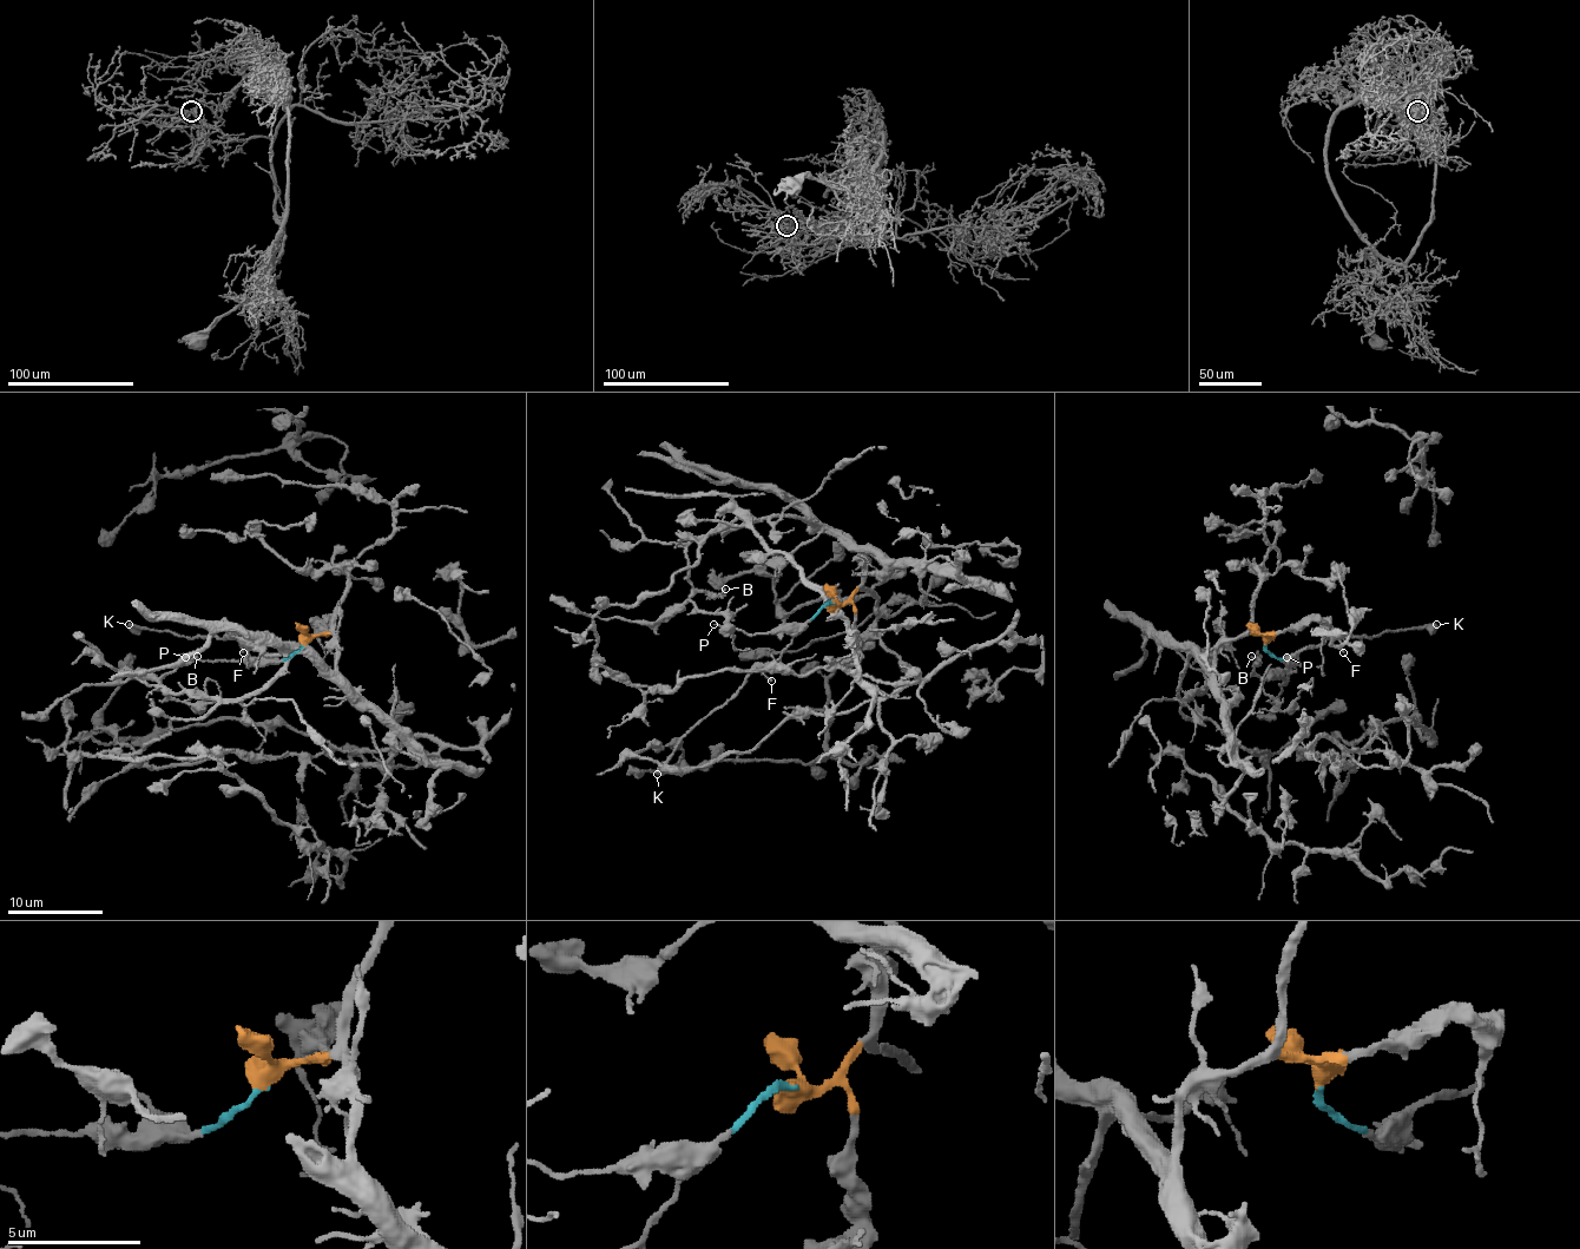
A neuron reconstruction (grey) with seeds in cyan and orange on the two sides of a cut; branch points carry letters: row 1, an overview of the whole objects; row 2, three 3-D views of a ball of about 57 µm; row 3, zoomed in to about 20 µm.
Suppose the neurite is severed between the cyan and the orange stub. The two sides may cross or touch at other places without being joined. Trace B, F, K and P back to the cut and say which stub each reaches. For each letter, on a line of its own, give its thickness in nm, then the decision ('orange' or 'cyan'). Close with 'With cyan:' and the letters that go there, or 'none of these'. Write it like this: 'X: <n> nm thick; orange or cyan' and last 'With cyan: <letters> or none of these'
B: 160 nm thick; orange
F: 170 nm thick; cyan
K: 600 nm thick; cyan
P: 150 nm thick; cyan
With cyan: F, K, P

